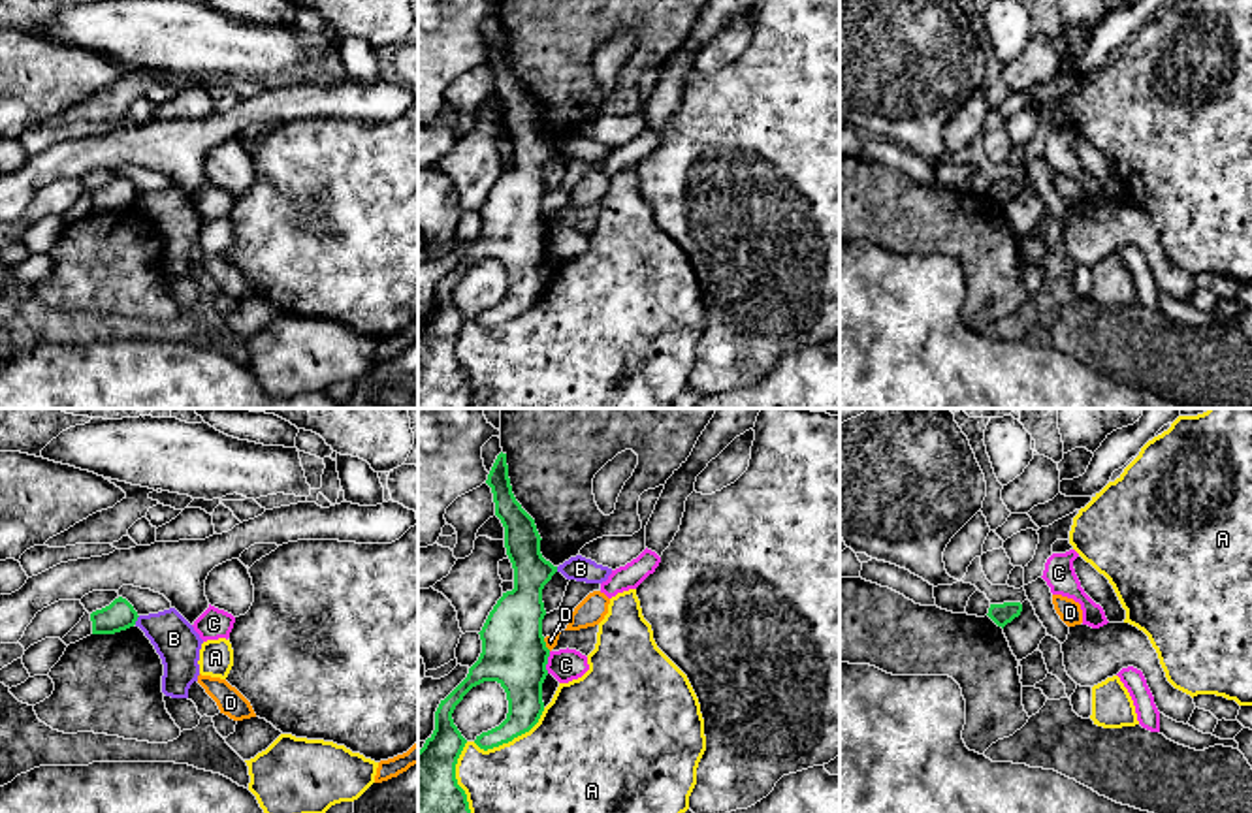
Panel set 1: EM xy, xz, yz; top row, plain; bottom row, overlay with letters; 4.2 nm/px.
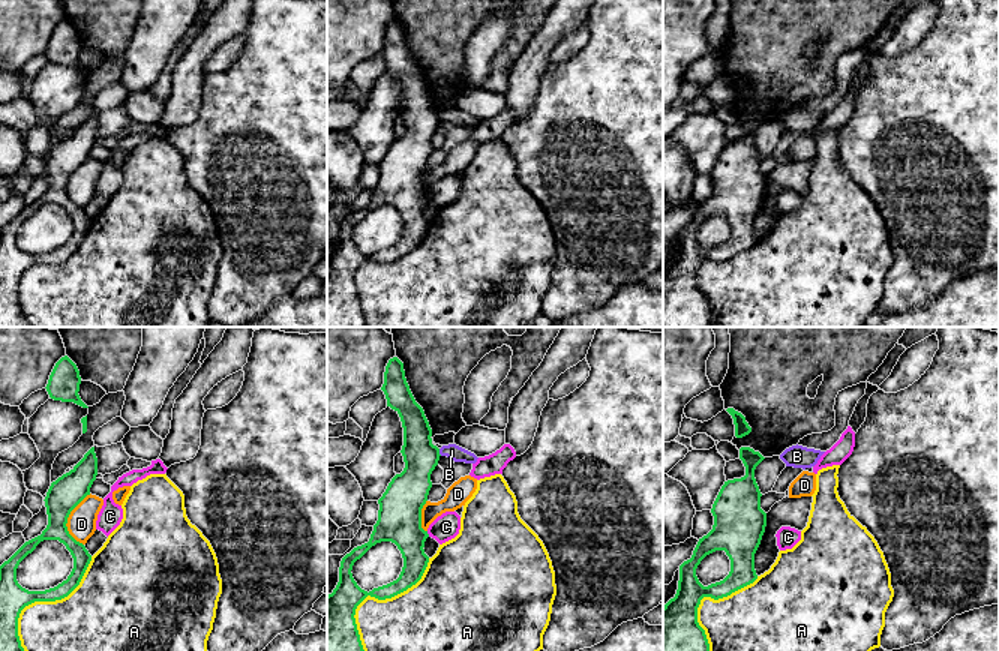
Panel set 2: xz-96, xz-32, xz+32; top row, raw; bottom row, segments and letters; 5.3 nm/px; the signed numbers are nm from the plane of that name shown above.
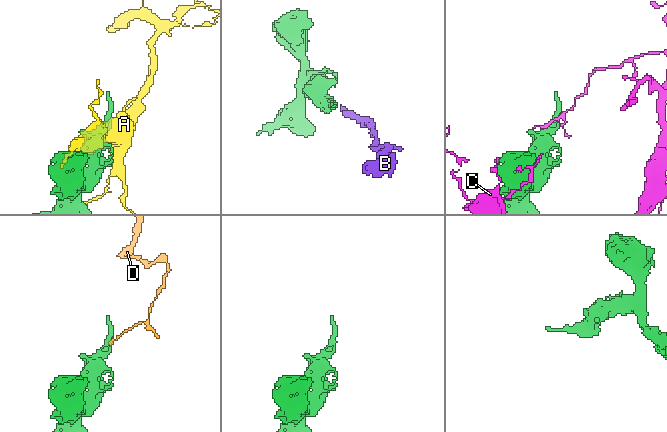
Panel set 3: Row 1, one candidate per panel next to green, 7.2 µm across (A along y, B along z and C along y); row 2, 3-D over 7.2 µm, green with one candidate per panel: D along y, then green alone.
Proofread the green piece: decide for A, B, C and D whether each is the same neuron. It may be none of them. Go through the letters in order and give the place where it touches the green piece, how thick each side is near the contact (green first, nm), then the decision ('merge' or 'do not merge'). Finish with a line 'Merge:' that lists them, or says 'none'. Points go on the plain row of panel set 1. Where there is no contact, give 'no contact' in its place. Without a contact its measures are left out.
A: contact xz (458, 364); calibres 440 and 420 nm; do not merge
B: contact xy (136, 198); calibres 130 and 190 nm; do not merge
C: contact xz (546, 241); calibres 280 and 140 nm; do not merge
D: contact xz (545, 223); calibres 280 and 50 nm; do not merge
Merge: none

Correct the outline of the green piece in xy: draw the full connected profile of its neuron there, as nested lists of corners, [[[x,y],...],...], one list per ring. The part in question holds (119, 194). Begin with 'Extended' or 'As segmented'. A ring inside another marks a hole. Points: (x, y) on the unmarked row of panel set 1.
As segmented. [[[119,175],[109,184],[90,192],[92,213],[115,213],[136,203],[137,190],[134,184]]]

